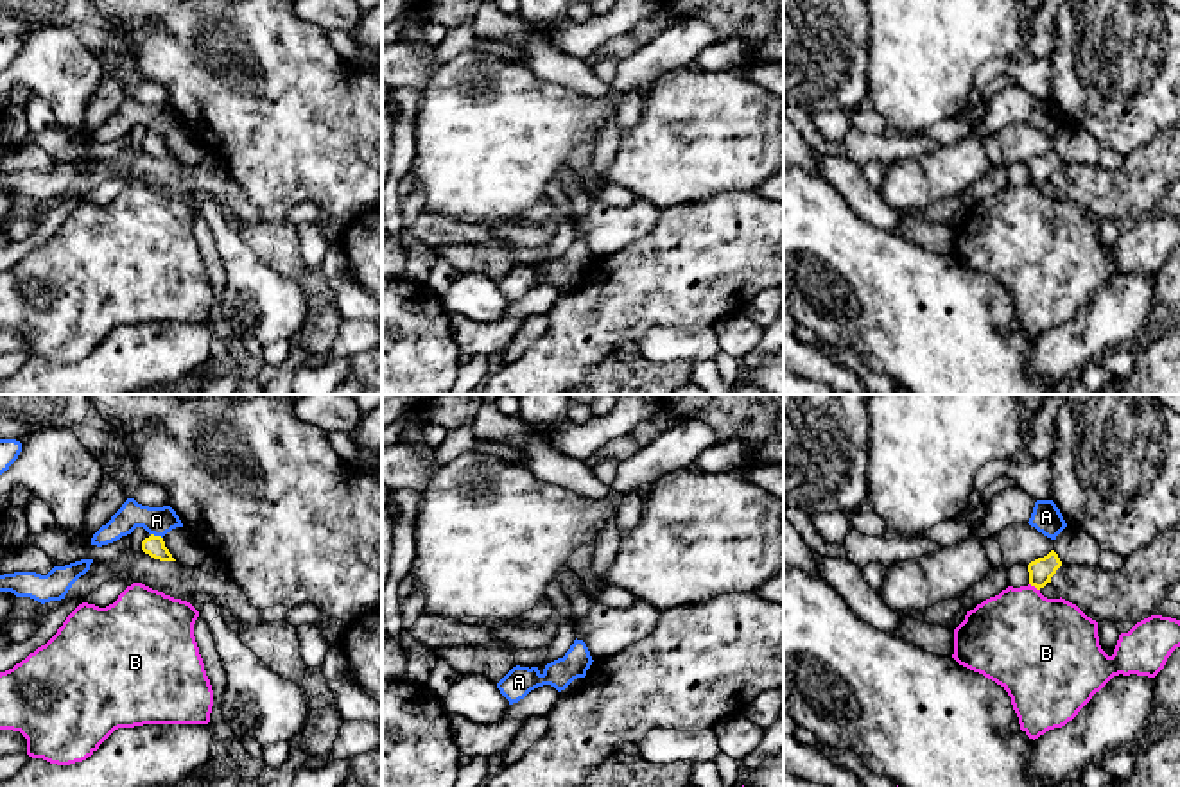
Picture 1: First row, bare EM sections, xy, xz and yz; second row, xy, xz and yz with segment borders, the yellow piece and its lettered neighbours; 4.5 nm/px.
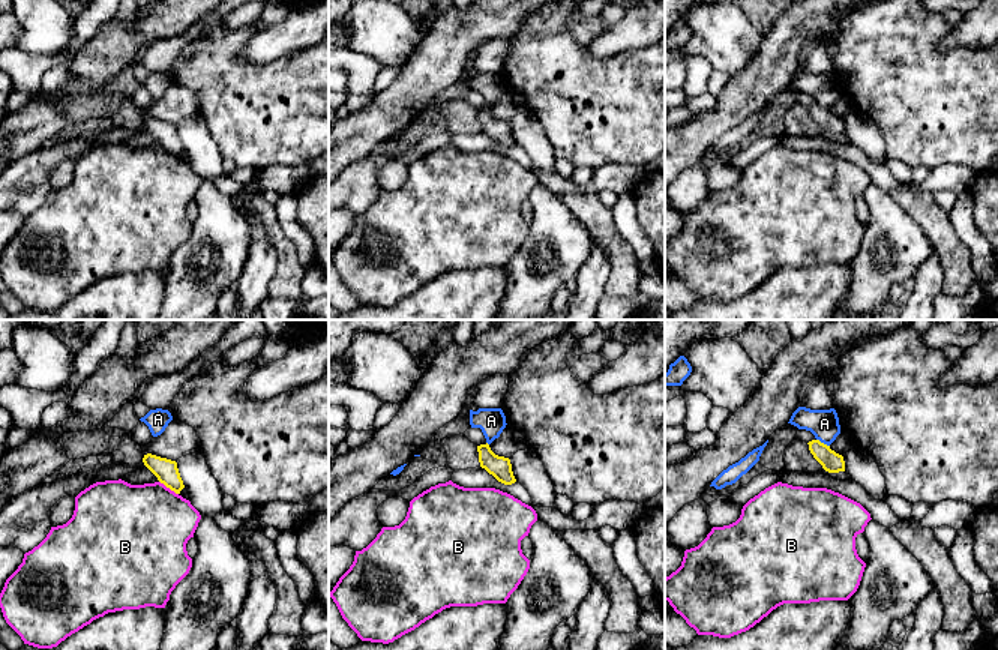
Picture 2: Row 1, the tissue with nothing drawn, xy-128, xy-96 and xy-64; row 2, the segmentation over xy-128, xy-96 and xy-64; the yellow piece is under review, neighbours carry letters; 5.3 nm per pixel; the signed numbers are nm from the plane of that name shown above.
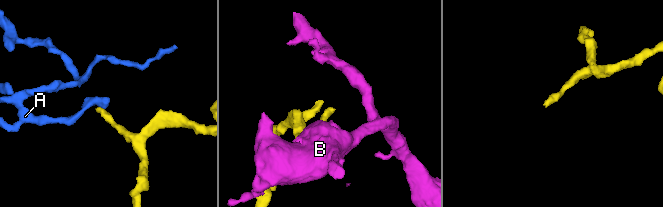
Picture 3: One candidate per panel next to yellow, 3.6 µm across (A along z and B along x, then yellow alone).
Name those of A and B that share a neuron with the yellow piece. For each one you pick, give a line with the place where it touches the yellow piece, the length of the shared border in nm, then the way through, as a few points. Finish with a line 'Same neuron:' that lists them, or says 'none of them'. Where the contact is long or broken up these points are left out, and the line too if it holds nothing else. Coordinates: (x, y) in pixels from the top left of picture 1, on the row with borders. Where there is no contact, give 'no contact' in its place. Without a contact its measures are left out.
Same neuron: none of them

